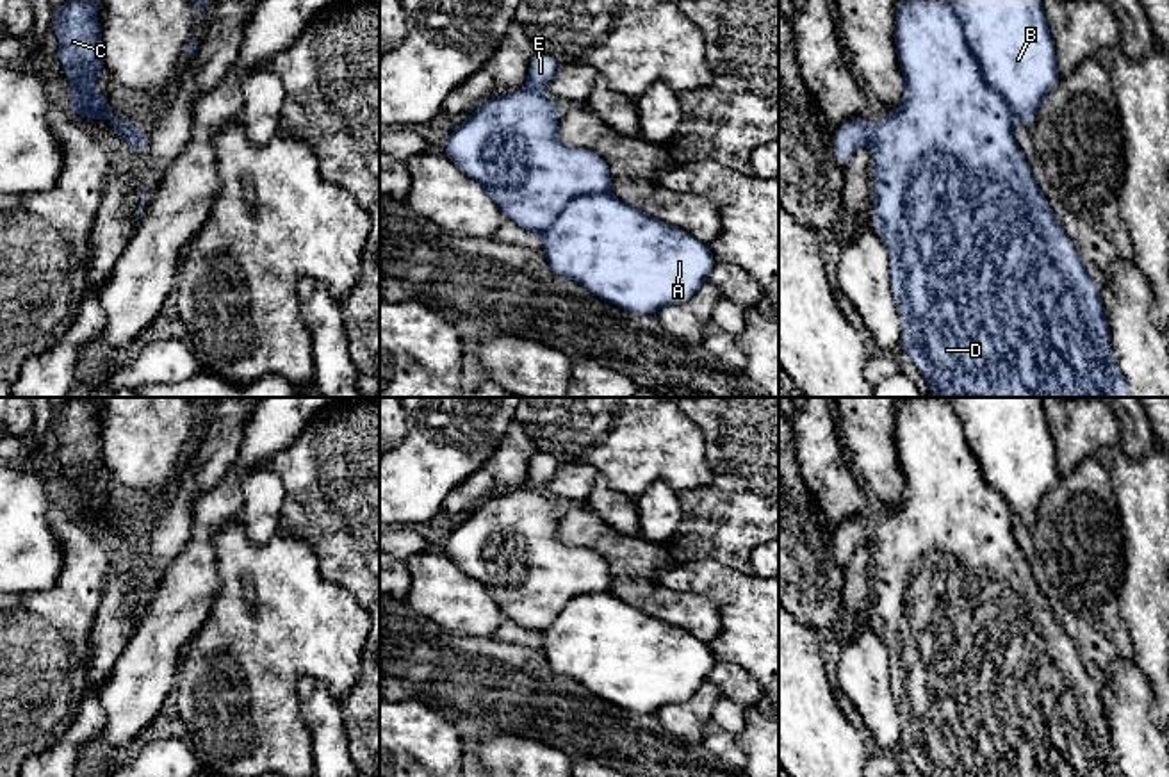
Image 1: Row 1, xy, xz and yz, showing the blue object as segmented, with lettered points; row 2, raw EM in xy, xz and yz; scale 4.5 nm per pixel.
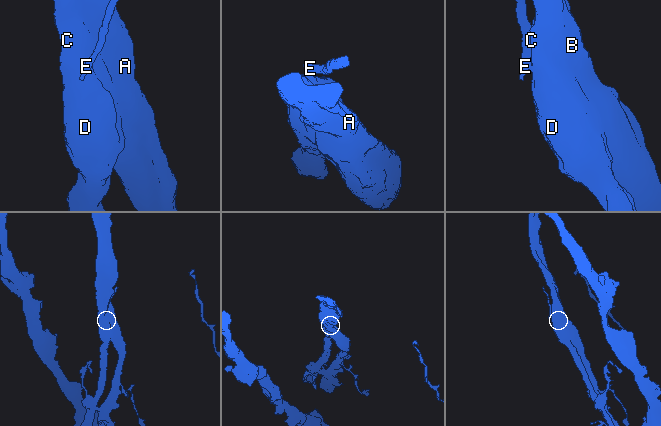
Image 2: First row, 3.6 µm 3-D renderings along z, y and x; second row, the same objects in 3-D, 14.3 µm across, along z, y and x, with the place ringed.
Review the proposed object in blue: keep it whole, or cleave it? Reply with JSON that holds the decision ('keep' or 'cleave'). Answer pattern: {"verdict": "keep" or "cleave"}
{"verdict": "cleave"}

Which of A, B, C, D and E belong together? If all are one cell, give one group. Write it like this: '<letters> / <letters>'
A B C D / E

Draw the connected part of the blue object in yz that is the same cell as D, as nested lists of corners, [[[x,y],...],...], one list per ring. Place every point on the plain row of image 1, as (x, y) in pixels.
[[[903,397],[896,405],[895,447],[905,487],[902,504],[891,508],[871,528],[875,601],[870,613],[889,652],[891,688],[898,706],[902,750],[912,759],[923,777],[1124,777],[1112,756],[1110,725],[1098,681],[1059,624],[1012,533],[1014,517],[1028,529],[1034,526],[1039,504],[1062,478],[1042,399]]]

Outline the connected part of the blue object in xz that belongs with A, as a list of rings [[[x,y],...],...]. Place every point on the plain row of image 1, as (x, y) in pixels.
[[[515,488],[470,510],[442,551],[486,588],[504,618],[544,636],[542,652],[558,675],[568,675],[602,700],[638,715],[656,715],[665,706],[690,700],[716,663],[711,647],[615,597],[606,560],[558,538],[560,515],[561,506],[544,490]]]

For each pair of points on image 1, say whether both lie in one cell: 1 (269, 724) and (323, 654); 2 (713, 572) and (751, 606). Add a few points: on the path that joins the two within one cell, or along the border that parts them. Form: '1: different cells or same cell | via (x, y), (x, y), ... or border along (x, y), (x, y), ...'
1: same cell | via (269, 703), (269, 694), (302, 662)
2: same cell | via (722, 581), (742, 597)

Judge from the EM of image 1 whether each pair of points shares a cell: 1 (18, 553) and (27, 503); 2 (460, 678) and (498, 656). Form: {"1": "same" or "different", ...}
{"1": "same", "2": "same"}

